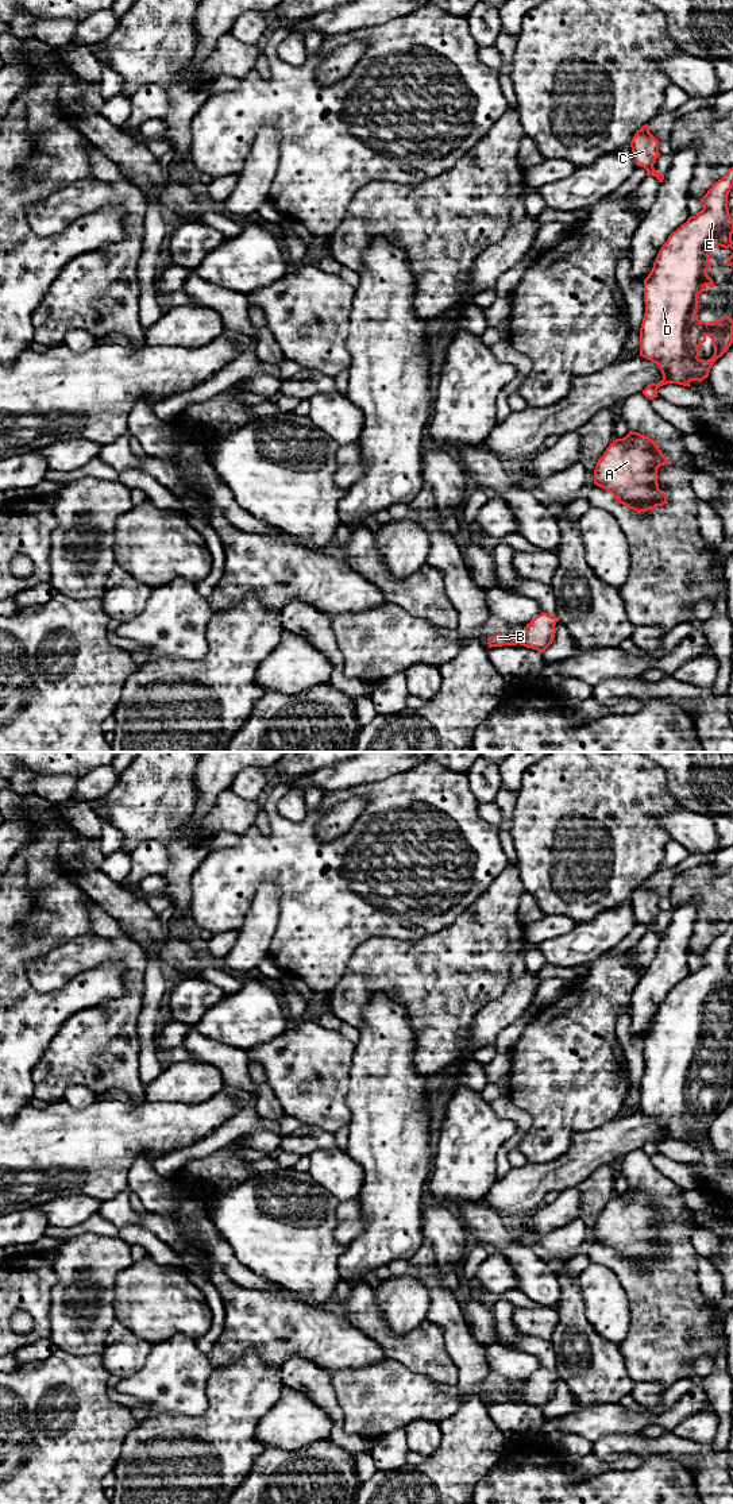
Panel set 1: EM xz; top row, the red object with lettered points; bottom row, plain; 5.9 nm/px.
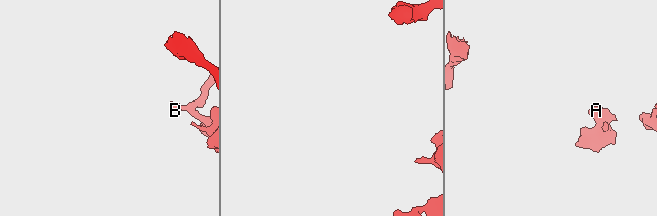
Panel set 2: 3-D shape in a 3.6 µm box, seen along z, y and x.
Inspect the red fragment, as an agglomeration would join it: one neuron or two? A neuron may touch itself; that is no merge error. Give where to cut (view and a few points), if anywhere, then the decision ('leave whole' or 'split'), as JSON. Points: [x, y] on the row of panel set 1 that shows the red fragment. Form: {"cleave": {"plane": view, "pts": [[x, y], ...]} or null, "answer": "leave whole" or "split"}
{"cleave": null, "answer": "leave whole"}

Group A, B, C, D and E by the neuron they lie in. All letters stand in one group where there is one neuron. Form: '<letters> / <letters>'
A B C D E

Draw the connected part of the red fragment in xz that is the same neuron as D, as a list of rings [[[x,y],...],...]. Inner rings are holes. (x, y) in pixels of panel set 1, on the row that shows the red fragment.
[[[733,167],[699,198],[703,209],[697,216],[690,216],[668,236],[651,273],[644,279],[645,313],[640,328],[640,356],[656,363],[663,374],[660,382],[651,383],[643,390],[643,394],[649,400],[659,397],[657,389],[663,385],[678,383],[690,387],[691,381],[707,378],[714,362],[733,343],[733,319],[730,316],[709,323],[701,321],[697,316],[698,296],[705,292],[706,285],[714,288],[713,278],[706,273],[711,267],[713,250],[718,246],[733,250],[733,217],[728,208],[732,186]],[[707,336],[711,339],[714,354],[710,359],[703,360],[698,356]]]

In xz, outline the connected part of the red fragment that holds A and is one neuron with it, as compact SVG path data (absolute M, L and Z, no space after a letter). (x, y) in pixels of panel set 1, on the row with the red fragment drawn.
M629 431L625 437L616 439L598 459L594 485L612 493L620 504L640 516L668 504L668 497L657 483L657 468L668 463L651 437Z

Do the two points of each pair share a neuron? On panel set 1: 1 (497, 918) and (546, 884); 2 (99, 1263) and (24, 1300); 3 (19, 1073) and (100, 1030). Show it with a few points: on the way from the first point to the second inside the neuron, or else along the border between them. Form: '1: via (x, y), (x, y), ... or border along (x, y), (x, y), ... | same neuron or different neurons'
1: border along (514, 866), (520, 872), (525, 891) | different neurons
2: border along (53, 1260), (57, 1283), (51, 1288), (47, 1317) | different neurons
3: border along (51, 1038), (33, 1068), (33, 1096) | different neurons

